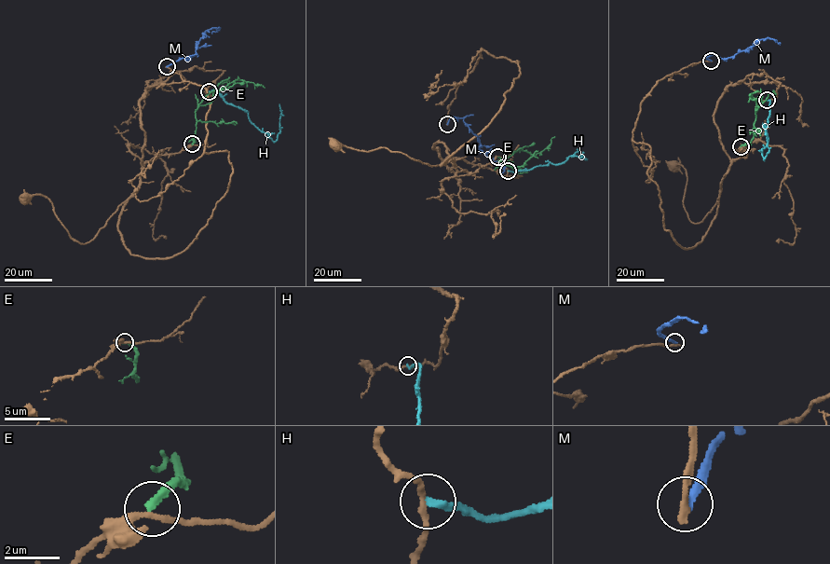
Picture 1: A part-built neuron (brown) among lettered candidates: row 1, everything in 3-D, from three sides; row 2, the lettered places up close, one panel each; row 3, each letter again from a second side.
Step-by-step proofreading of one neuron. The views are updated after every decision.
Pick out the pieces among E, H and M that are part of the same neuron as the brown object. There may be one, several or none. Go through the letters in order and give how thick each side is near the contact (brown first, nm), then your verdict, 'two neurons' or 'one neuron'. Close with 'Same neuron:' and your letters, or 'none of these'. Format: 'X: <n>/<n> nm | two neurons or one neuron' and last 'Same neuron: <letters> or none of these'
E: 200/240 nm | two neurons
H: 200/280 nm | two neurons
M: 280/240 nm | two neurons
Same neuron: none of these

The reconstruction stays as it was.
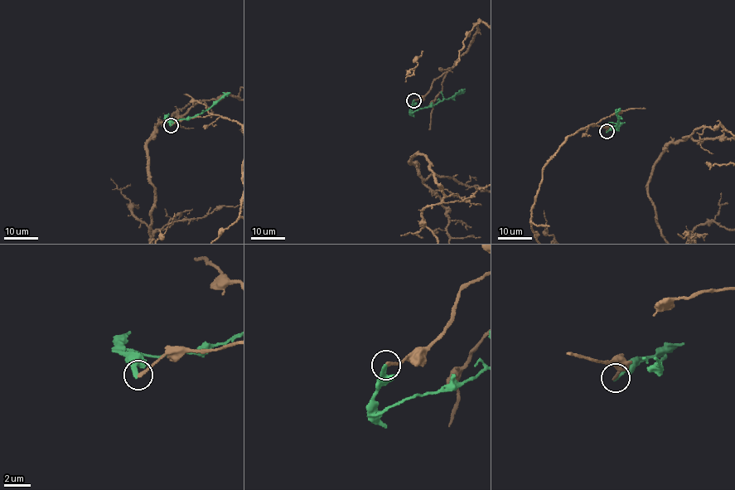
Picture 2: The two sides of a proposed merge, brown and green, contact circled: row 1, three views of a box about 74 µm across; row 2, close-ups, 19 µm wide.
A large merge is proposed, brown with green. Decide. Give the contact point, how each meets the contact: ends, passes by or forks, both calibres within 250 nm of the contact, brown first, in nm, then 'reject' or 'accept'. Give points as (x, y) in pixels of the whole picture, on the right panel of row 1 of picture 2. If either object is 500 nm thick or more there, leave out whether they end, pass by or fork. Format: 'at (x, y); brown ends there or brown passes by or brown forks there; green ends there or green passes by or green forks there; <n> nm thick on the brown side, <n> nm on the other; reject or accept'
at (606, 131); brown ends there; green ends there; 220 nm thick on the brown side, 260 nm on the other; reject

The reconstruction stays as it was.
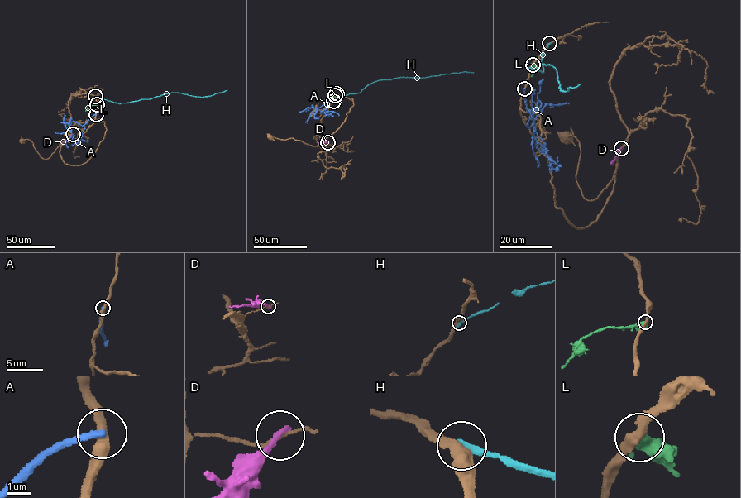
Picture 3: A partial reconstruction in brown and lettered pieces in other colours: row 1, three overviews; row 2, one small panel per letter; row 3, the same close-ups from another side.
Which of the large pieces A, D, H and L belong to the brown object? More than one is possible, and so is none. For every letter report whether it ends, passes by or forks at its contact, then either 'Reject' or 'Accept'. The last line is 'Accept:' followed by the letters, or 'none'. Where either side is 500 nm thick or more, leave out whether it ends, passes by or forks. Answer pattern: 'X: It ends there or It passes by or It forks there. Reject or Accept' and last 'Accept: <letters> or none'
A: It ends there. Reject
D: It ends there. Reject
H: It ends there. Reject
L: Reject
Accept: none

